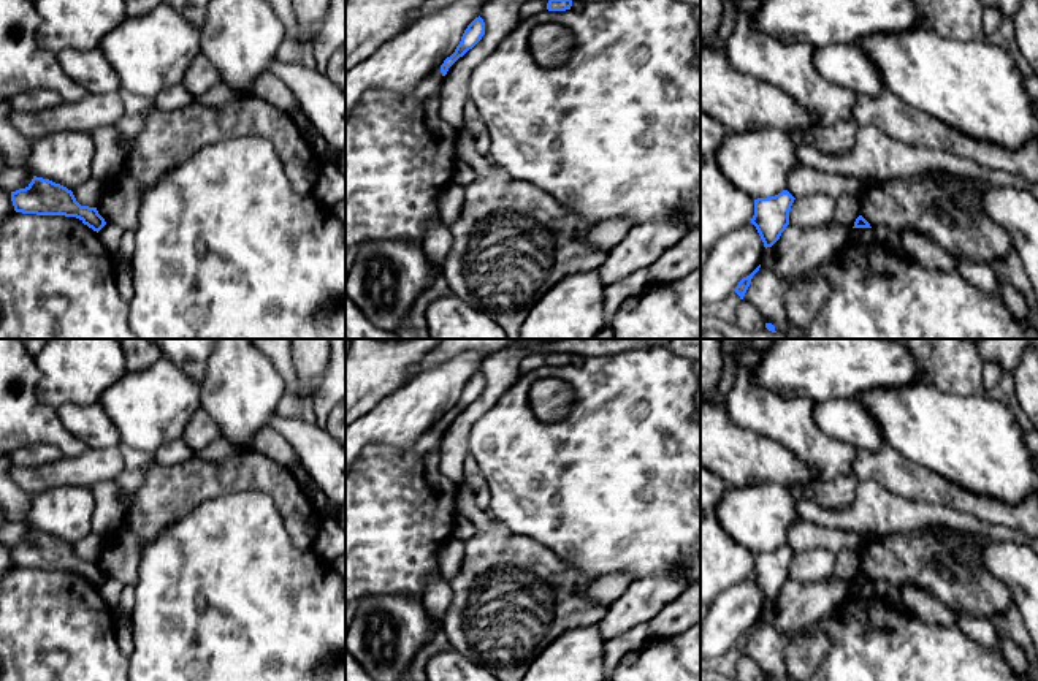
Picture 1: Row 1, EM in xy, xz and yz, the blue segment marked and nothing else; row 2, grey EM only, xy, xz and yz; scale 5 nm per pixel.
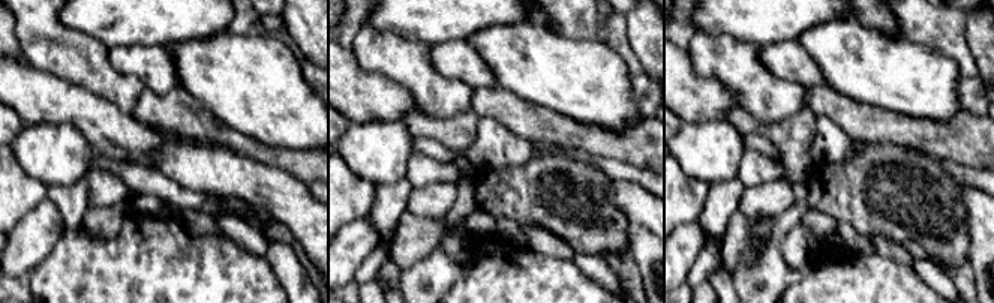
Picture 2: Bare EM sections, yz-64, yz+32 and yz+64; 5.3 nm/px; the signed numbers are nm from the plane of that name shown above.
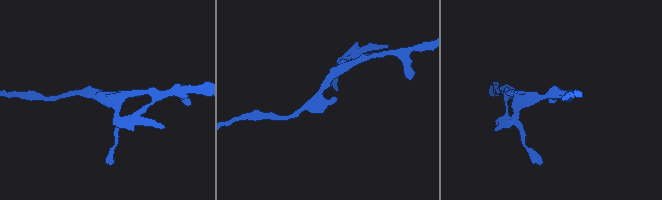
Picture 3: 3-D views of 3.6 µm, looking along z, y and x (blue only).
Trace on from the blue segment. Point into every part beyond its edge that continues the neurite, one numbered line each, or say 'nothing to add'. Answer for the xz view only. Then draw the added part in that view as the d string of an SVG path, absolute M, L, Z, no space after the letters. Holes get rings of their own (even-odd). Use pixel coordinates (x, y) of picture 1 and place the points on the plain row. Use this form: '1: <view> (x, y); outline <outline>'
nothing to add

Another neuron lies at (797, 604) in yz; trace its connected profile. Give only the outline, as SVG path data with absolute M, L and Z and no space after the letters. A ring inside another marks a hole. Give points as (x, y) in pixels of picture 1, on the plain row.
M834 576L816 583L788 580L773 599L773 626L780 633L803 629L834 611L848 592L849 584Z

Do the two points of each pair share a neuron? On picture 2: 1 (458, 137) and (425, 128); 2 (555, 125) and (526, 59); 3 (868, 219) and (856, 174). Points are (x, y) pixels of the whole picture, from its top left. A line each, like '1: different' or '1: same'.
1: same
2: different
3: same

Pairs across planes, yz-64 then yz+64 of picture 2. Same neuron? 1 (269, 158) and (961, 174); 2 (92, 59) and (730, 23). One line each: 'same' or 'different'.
1: different
2: different

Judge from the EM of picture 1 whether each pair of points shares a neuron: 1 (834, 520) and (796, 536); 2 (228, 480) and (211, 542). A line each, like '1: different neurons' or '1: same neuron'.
1: different neurons
2: different neurons

